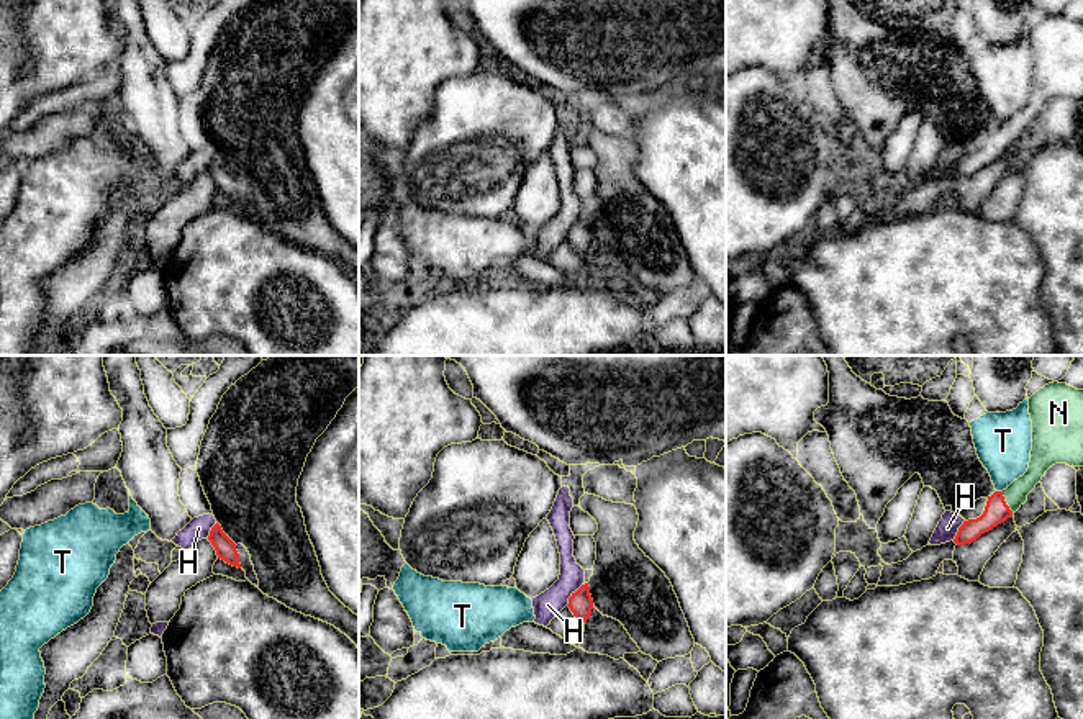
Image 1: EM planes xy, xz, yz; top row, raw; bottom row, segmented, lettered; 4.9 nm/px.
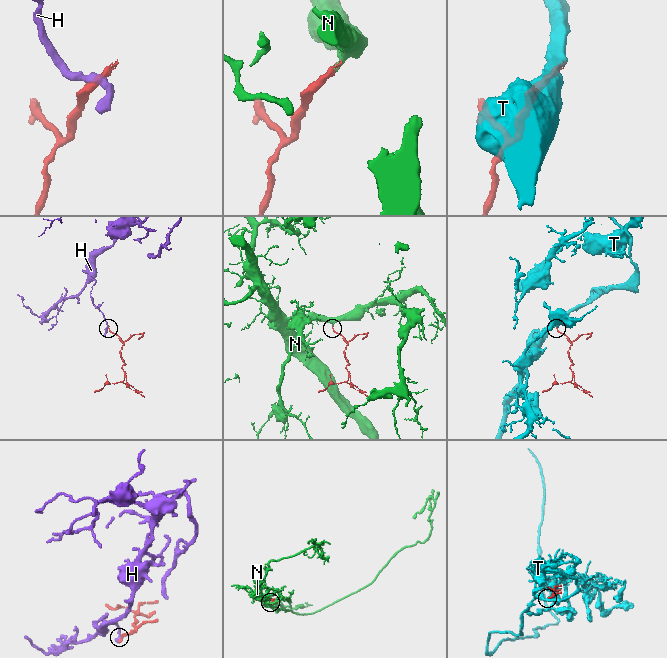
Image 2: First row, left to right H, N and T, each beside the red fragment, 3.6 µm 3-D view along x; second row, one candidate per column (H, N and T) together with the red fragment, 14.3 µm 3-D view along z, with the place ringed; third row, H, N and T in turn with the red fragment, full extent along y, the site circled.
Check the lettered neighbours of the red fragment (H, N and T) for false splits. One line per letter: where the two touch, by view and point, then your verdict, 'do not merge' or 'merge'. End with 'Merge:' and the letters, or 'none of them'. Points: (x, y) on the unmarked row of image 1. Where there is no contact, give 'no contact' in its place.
H: meets red in xz at (574, 226); do not merge
N: meets red in yz at (1005, 135); merge
T: meets red in yz at (1000, 125); do not merge
Merge: N

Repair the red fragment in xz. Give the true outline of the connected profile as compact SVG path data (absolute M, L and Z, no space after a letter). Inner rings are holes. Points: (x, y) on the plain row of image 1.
M588 216L582 218L575 226L572 226L567 239L580 255L587 257L587 252L590 251L593 242L593 233Z

